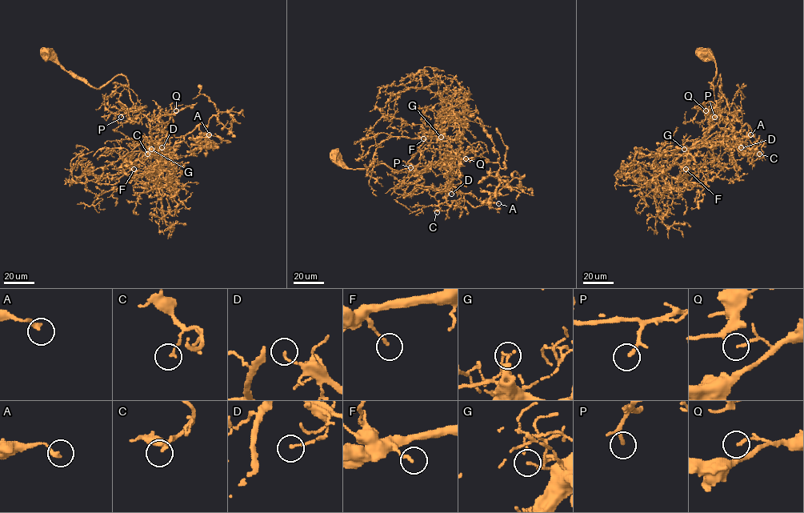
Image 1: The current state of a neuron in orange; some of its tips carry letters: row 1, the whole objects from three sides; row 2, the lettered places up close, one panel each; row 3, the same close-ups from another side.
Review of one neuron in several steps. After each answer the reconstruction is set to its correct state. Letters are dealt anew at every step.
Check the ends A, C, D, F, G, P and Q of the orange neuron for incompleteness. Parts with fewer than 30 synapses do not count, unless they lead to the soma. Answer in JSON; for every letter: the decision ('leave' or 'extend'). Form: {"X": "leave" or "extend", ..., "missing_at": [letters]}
{"A": "leave", "C": "leave", "D": "leave", "F": "leave", "G": "leave", "P": "extend", "Q": "leave", "missing_at": ["P"]}

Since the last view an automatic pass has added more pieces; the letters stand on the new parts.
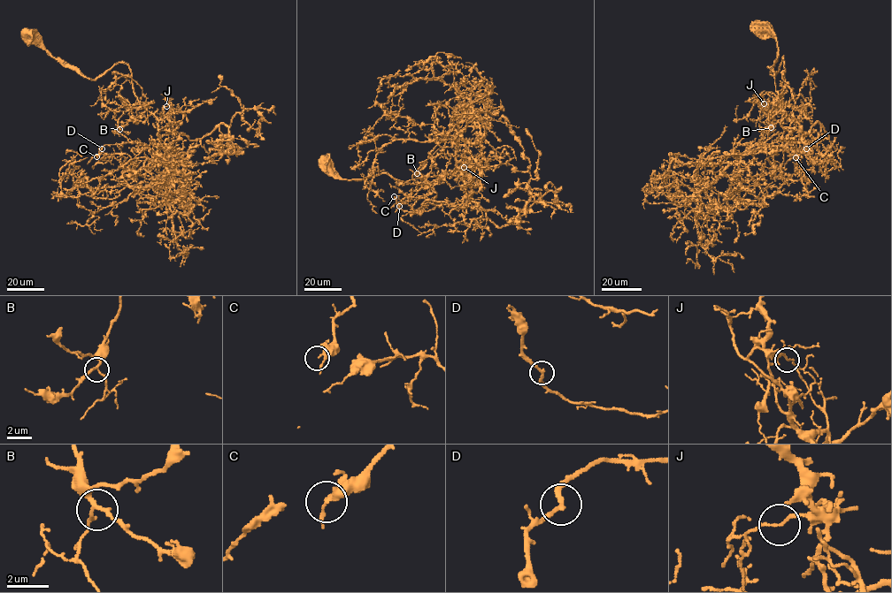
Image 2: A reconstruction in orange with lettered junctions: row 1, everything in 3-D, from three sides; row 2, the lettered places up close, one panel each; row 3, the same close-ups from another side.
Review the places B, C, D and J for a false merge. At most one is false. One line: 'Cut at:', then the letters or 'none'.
Cut at: J

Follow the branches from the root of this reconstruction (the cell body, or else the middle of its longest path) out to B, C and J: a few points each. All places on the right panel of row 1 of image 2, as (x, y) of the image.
B: (760, 27), (776, 40), (772, 75), (783, 57), (784, 61), (785, 87), (771, 127)
C: (760, 27), (776, 40), (771, 73), (783, 57), (785, 78), (761, 140), (796, 157), (811, 141), (795, 157)
J: (760, 27), (776, 40), (777, 58), (771, 73), (778, 72), (783, 57), (785, 78), (771, 118), (764, 104)

